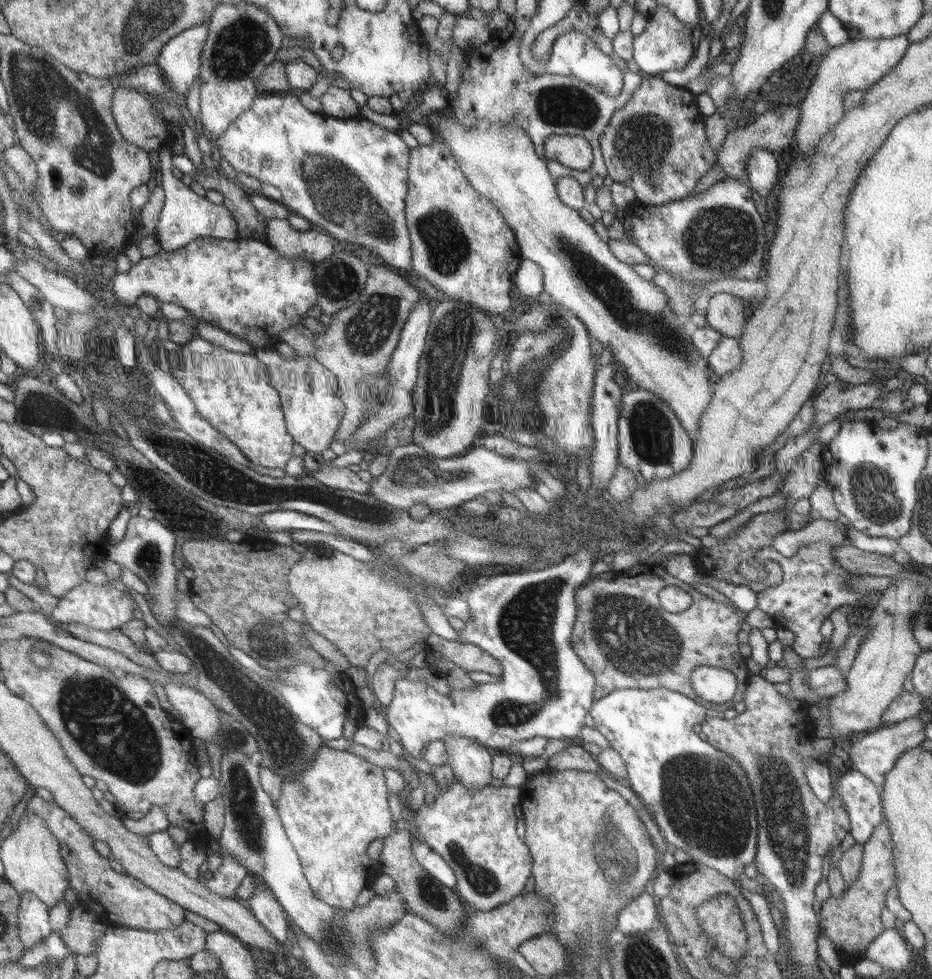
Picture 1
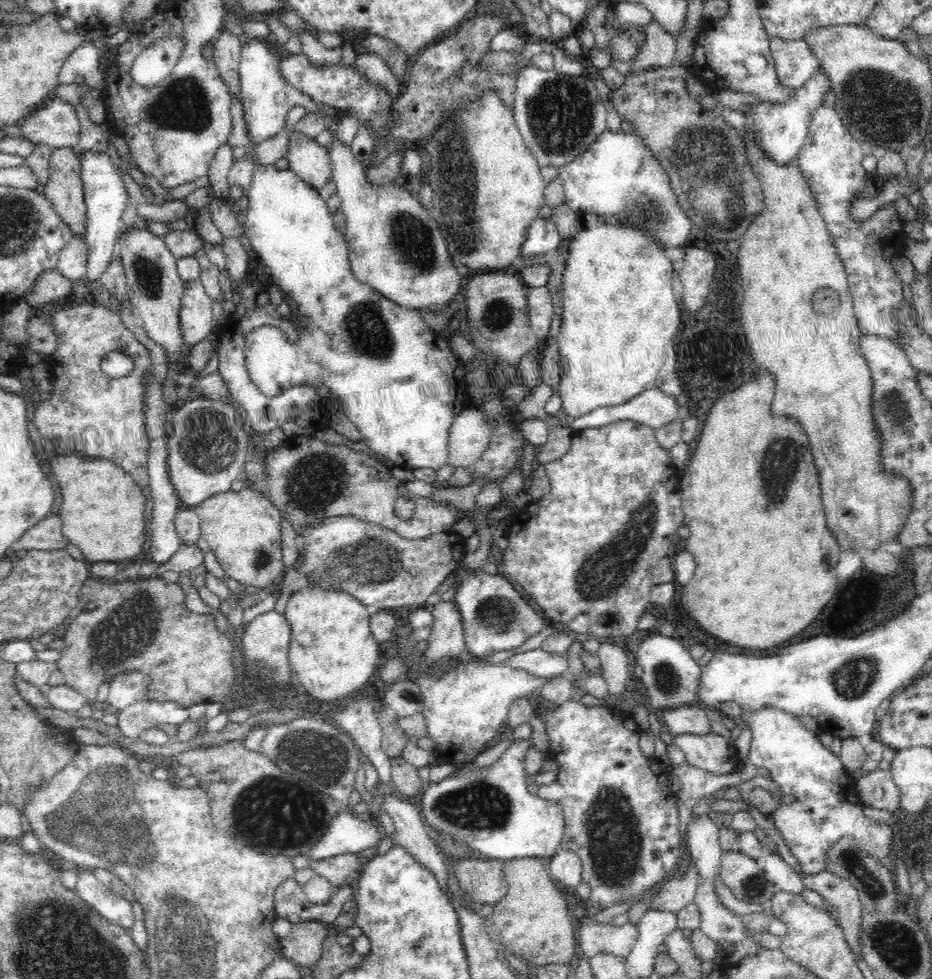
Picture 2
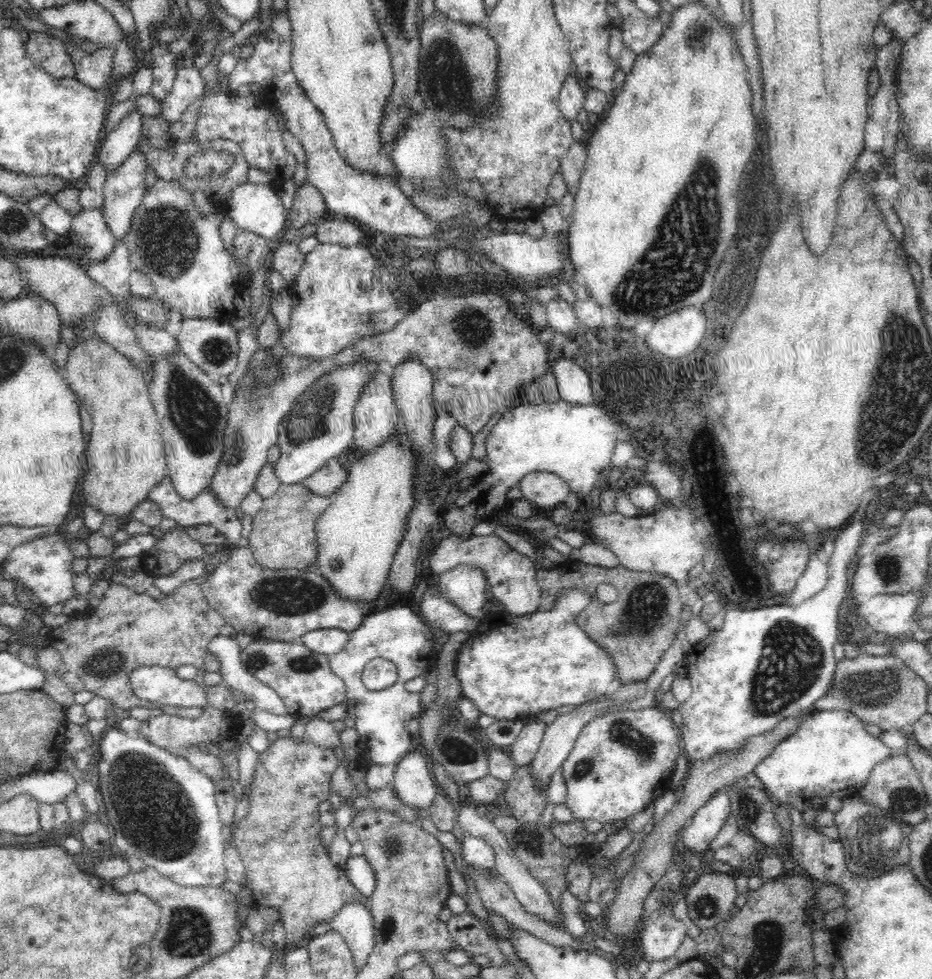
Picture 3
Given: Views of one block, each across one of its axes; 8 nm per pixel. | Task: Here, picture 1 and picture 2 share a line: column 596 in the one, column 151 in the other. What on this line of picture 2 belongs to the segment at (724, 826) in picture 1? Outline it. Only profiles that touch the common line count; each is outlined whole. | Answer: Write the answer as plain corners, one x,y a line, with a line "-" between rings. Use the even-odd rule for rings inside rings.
152,700
131,704
121,710
118,717
118,728
124,736
137,739
142,730
158,729
160,724
170,724
170,726
180,727
190,718
188,709
180,703
174,701
160,702

